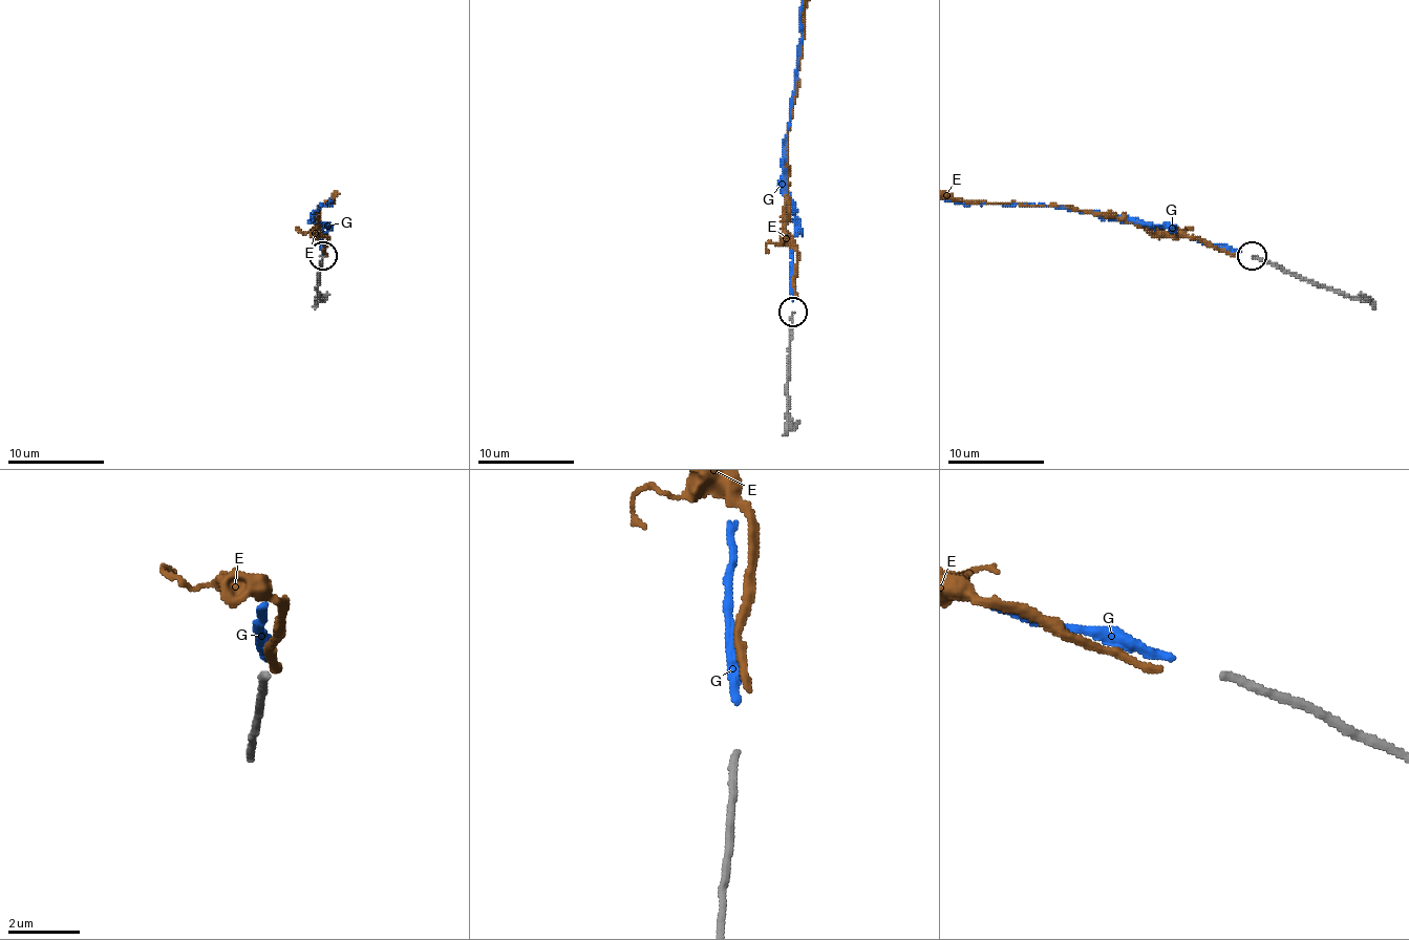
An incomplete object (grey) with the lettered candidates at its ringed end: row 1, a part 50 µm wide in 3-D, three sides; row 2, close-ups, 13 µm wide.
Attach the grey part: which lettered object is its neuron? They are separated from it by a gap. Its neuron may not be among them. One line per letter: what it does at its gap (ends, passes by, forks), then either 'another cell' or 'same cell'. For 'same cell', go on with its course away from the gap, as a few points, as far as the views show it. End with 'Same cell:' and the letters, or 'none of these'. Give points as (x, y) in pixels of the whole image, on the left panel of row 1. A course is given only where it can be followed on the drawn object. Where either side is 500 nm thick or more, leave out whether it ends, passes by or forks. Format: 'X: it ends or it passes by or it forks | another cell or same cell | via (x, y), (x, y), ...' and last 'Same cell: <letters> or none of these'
E: it ends | another cell
G: it ends | same cell
Same cell: G

